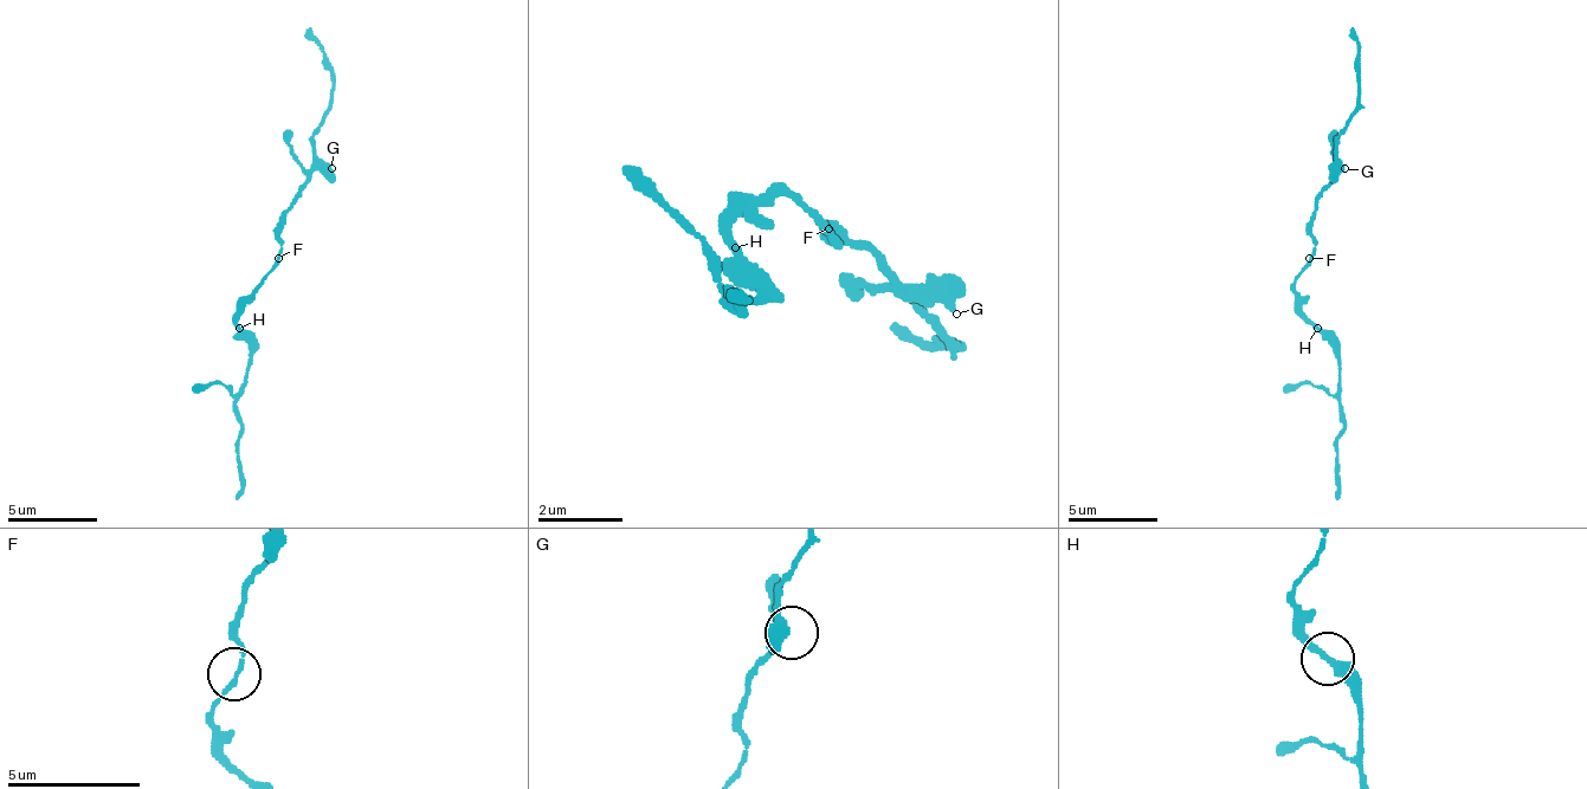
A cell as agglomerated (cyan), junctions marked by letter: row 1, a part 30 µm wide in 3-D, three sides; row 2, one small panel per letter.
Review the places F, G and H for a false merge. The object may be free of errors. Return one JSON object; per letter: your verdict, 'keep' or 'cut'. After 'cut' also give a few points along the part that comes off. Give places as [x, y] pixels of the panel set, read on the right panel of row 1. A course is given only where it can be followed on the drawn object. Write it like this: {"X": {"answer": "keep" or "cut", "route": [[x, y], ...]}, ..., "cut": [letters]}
{"F": {"answer": "keep"}, "G": {"answer": "keep"}, "H": {"answer": "keep"}, "cut": []}

